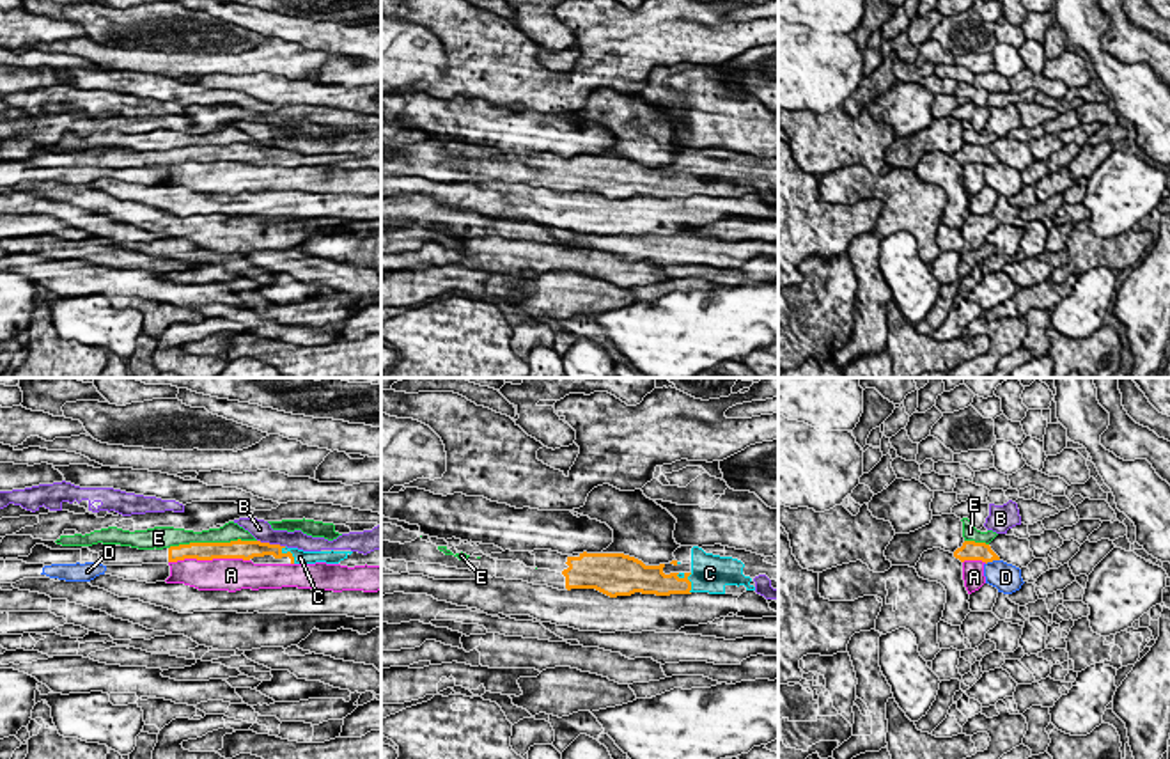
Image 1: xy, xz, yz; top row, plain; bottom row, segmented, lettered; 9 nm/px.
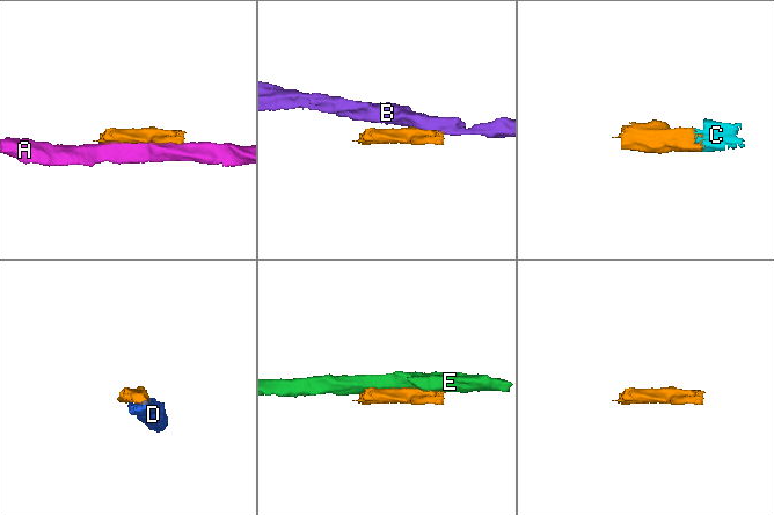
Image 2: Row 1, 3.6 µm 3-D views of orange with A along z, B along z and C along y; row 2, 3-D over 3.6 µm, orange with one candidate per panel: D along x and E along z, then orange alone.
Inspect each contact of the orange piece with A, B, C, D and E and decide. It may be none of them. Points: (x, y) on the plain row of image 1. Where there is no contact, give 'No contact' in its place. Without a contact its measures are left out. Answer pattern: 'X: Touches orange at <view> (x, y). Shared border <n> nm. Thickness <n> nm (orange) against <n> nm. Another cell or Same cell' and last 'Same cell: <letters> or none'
A: Touches orange at xy (208, 162). Shared border 750 nm. Thickness 160 nm (orange) against 280 nm. Another cell
B: Touches orange at xy (272, 148). Shared border 260 nm. Thickness 170 nm (orange) against 180 nm. Another cell
C: Touches orange at xz (688, 183). Shared border 220 nm. Thickness 200 nm (orange) against 360 nm. Same cell
D: Touches orange at yz (991, 164). Shared border 140 nm. Thickness 190 nm (orange) against 260 nm. Another cell
E: Touches orange at xy (211, 146). Shared border 800 nm. Thickness 160 nm (orange) against 170 nm. Another cell
Same cell: C

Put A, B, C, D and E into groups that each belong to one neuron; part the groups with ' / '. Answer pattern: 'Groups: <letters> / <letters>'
Groups: A / B / C / D / E

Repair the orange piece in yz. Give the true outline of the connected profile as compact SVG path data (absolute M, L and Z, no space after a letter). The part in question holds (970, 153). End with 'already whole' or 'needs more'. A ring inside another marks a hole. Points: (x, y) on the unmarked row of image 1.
M964 144L961 151L954 154L954 160L961 165L964 163L982 163L982 165L993 165L1000 163L1000 160L991 153L986 145L975 145L975 144Z; already whole

